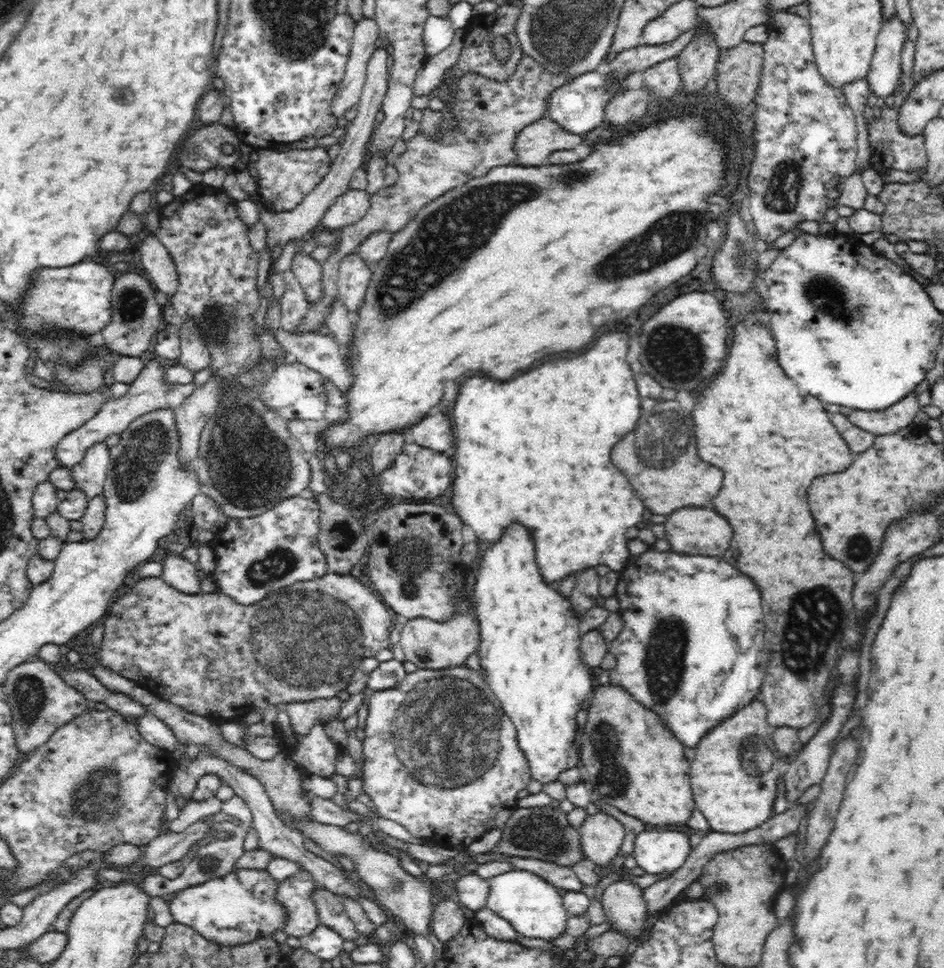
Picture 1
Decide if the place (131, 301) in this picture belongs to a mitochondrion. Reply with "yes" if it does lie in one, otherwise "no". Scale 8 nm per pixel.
yes

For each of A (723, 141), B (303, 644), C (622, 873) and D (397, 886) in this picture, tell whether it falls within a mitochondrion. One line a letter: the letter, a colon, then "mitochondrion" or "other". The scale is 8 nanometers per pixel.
A: other
B: mitochondrion
C: other
D: mitochondrion

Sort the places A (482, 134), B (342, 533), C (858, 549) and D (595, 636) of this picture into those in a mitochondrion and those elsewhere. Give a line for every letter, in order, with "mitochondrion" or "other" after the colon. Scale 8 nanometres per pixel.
A: mitochondrion
B: mitochondrion
C: mitochondrion
D: other

